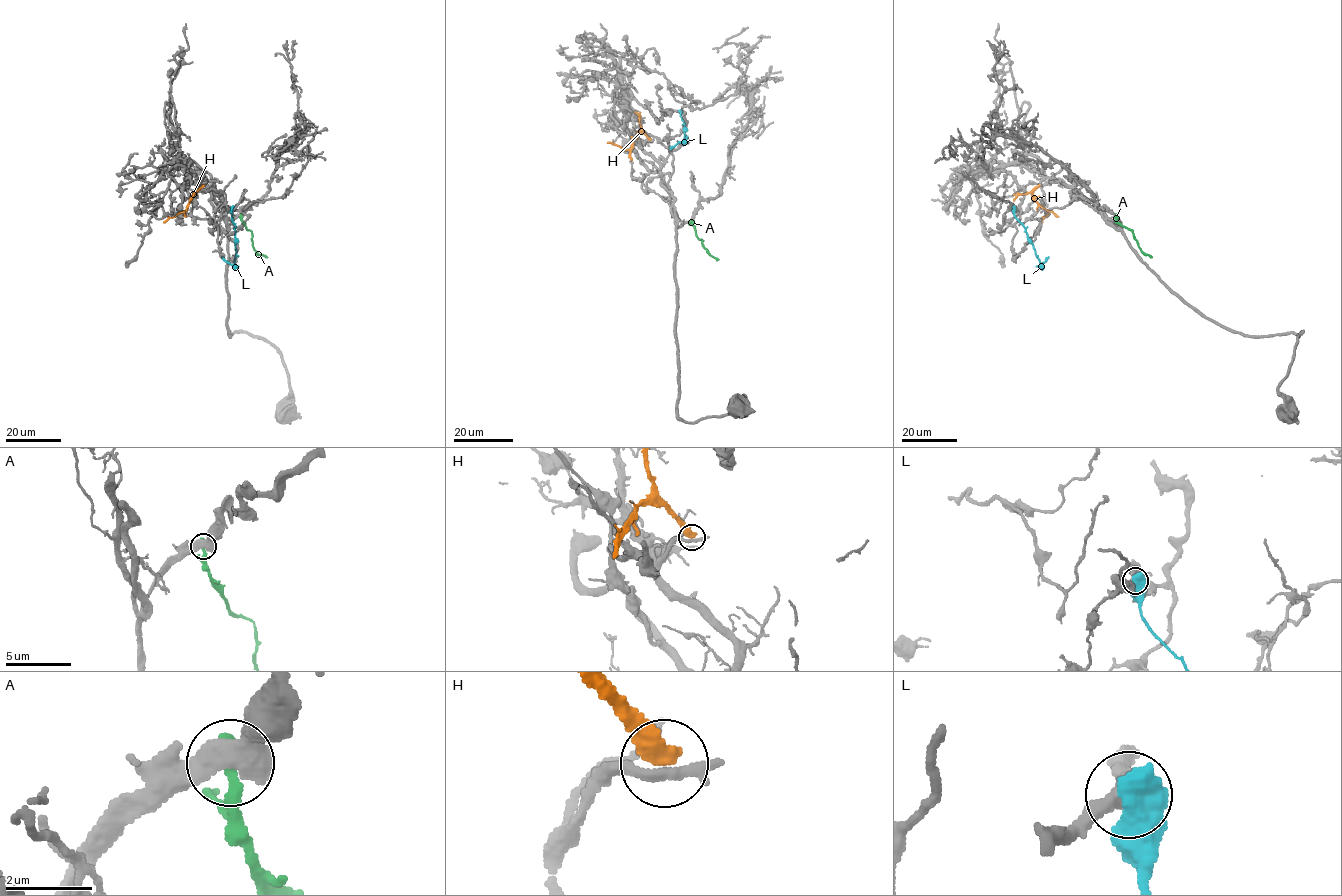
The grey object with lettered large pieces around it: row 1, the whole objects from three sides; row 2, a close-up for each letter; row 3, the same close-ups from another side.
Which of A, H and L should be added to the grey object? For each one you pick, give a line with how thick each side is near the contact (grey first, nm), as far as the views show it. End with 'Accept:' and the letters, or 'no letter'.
L: 400 nm thick on the grey side, 800 nm on the other
Accept: L

